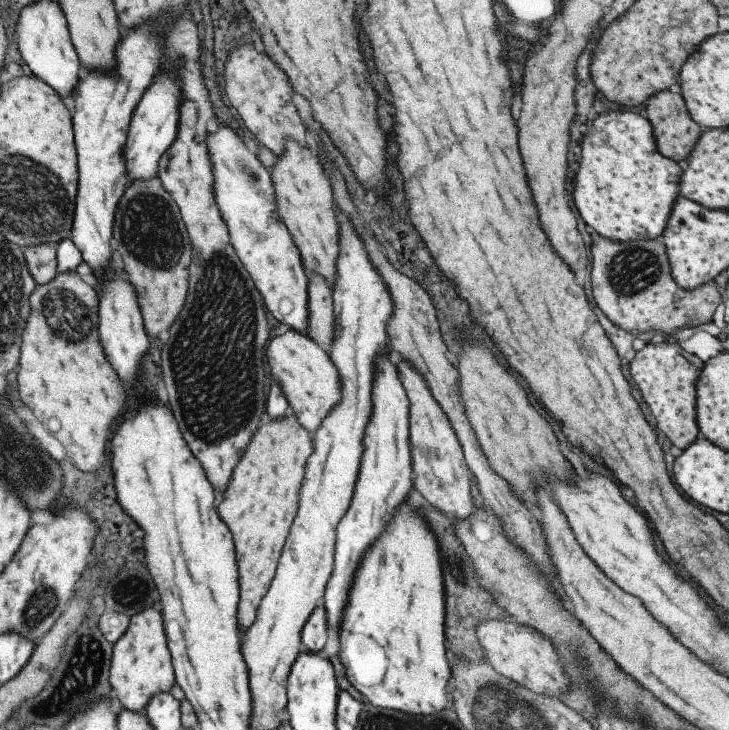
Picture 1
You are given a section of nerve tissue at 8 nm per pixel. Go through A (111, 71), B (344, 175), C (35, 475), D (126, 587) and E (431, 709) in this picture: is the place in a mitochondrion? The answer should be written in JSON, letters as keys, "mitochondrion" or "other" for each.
{"A":"other","B":"other","C":"mitochondrion","D":"other","E":"other"}

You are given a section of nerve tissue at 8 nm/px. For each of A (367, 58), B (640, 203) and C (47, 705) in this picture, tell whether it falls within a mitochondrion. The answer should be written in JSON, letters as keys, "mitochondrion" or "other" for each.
{"A":"other","B":"other","C":"mitochondrion"}

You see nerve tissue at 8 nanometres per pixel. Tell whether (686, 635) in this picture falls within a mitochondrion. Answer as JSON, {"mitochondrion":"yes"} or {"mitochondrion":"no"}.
{"mitochondrion":"yes"}

